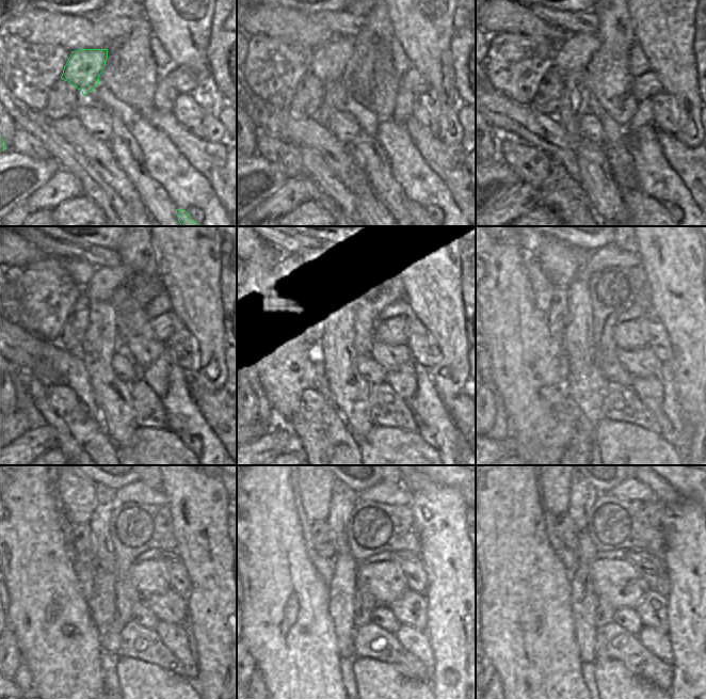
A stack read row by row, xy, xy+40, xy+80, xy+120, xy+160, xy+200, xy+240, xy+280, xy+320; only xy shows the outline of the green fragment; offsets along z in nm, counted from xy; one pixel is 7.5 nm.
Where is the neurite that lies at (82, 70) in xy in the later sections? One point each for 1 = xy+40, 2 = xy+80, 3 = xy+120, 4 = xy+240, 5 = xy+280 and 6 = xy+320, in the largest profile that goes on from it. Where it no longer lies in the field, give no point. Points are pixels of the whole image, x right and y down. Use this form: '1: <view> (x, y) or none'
1: xy+40 (329, 61)
2: xy+80 (572, 54)
3: xy+120 (105, 281)
4: xy+240 (138, 492)
5: xy+280 (392, 494)
6: xy+320 (631, 489)

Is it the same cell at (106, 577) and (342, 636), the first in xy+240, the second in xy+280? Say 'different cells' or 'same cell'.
same cell

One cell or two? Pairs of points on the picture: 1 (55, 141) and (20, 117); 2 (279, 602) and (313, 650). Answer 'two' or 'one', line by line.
1: one
2: one

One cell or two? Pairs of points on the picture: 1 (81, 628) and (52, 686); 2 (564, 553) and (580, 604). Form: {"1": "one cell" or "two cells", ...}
{"1": "one cell", "2": "two cells"}

